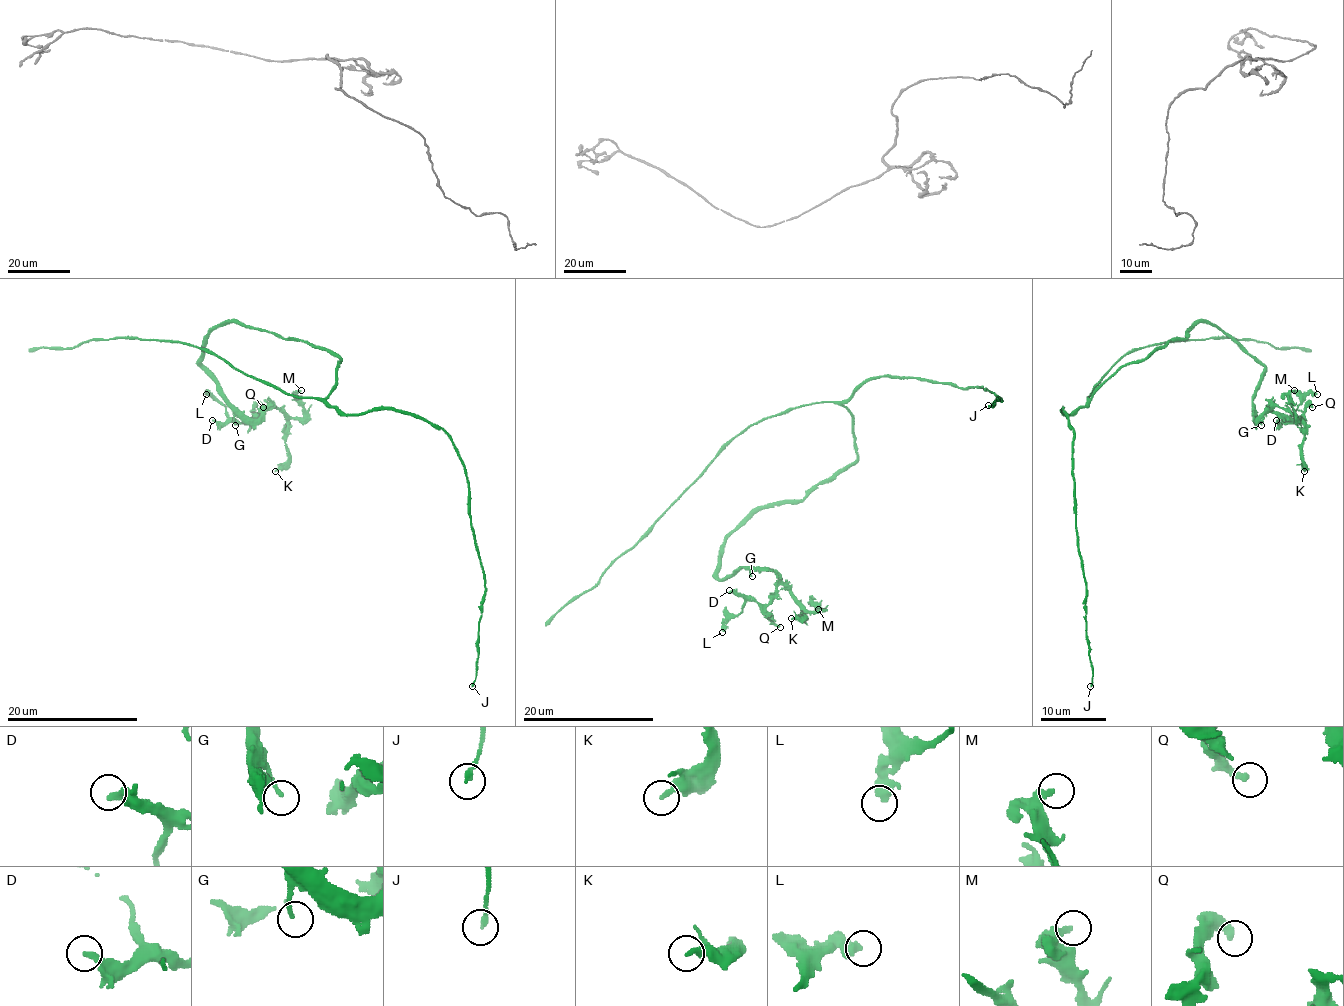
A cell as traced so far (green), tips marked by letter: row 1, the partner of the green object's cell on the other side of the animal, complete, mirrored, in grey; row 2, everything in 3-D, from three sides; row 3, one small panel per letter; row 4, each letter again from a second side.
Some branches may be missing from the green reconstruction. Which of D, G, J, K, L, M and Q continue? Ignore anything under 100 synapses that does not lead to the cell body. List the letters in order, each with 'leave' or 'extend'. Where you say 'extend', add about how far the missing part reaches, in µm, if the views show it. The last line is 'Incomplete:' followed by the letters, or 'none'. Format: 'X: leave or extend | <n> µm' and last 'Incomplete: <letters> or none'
D: leave
G: leave
J: leave
K: leave
L: leave
M: leave
Q: leave
Incomplete: none

